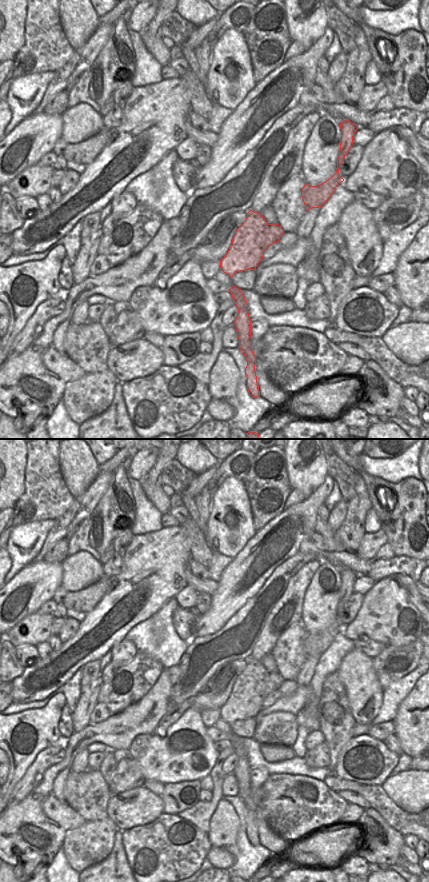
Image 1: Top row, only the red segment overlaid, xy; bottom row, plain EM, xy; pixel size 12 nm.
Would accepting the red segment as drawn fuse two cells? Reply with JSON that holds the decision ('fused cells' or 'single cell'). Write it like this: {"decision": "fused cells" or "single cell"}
{"decision": "fused cells"}

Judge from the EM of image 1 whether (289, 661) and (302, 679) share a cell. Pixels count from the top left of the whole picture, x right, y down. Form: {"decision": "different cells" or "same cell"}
{"decision": "different cells"}

